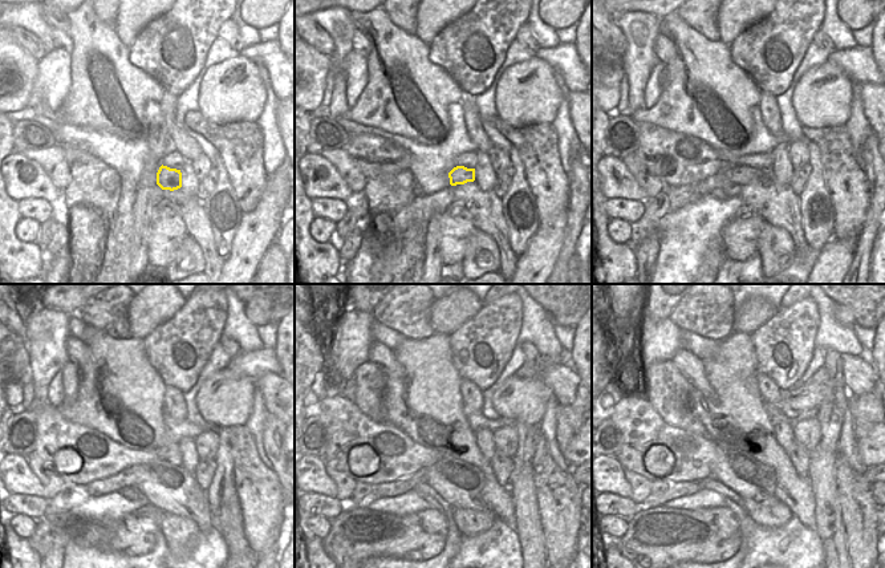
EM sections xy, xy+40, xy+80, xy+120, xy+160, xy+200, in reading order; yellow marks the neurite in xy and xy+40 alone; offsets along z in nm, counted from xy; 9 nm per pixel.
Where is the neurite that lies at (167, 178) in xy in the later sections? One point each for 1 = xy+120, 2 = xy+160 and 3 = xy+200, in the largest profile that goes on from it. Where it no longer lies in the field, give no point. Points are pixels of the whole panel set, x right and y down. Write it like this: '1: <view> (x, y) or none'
1: xy+120 (132, 477)
2: xy+160 (401, 486)
3: xy+200 (677, 490)

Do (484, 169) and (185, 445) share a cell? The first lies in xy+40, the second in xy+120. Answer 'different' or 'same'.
same

